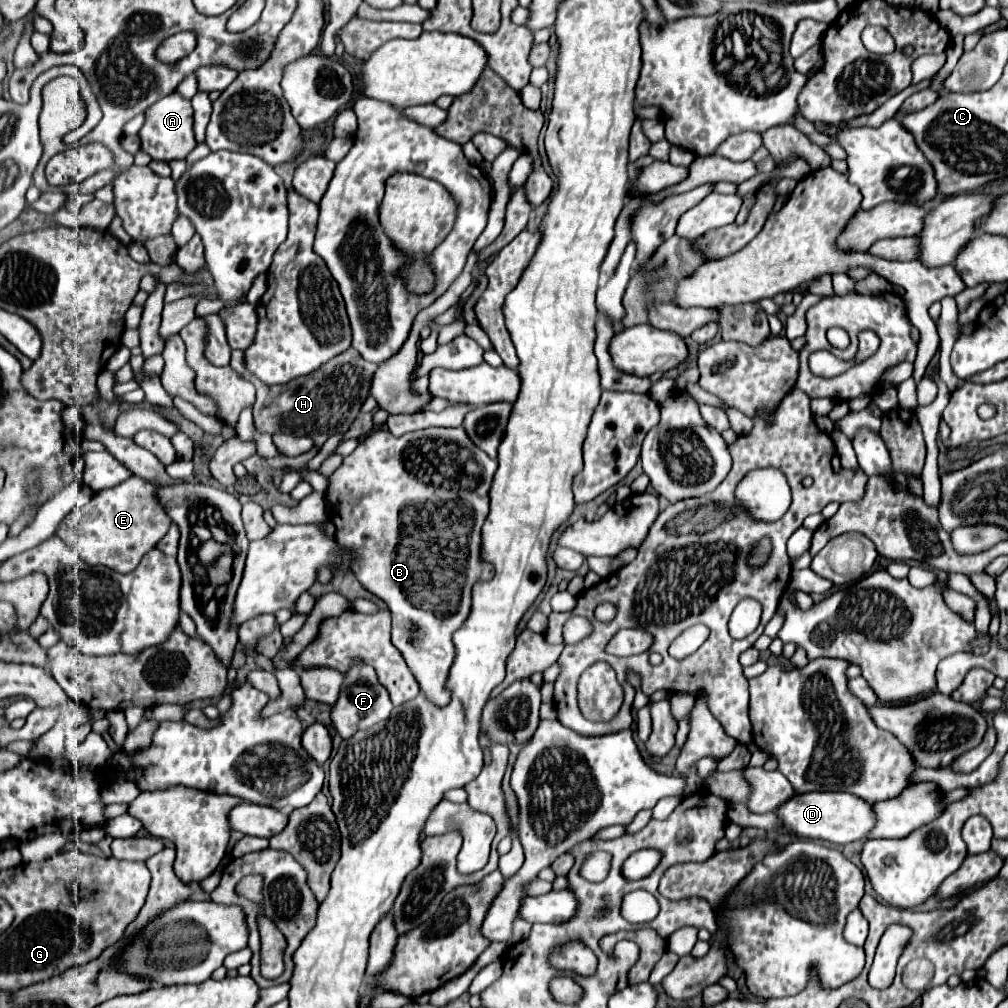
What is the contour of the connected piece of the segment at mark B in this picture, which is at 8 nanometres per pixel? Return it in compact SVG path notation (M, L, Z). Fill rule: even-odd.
M457 426L457 428L425 428L425 430L415 430L415 432L403 434L401 438L395 438L389 430L381 428L381 430L371 432L365 440L361 440L361 444L355 448L355 452L349 454L343 460L343 464L331 474L333 480L329 480L329 496L325 496L327 498L327 518L337 528L335 540L345 550L345 554L349 556L349 562L353 566L351 572L355 574L355 578L361 582L361 586L365 590L369 590L371 594L375 594L377 598L381 598L387 604L387 608L391 612L391 618L393 618L391 642L403 654L411 674L419 682L421 694L425 694L425 698L429 698L437 706L445 706L451 700L449 686L447 686L447 676L449 676L449 668L455 660L453 632L461 628L461 624L467 620L467 616L471 612L473 584L489 580L493 576L493 566L481 558L481 526L483 526L483 522L489 514L489 488L491 488L491 482L493 482L495 470L497 470L497 462L491 460L485 452L481 452L469 440L469 436L465 436L465 430L461 426ZM405 468L419 468L423 472L411 474Z

